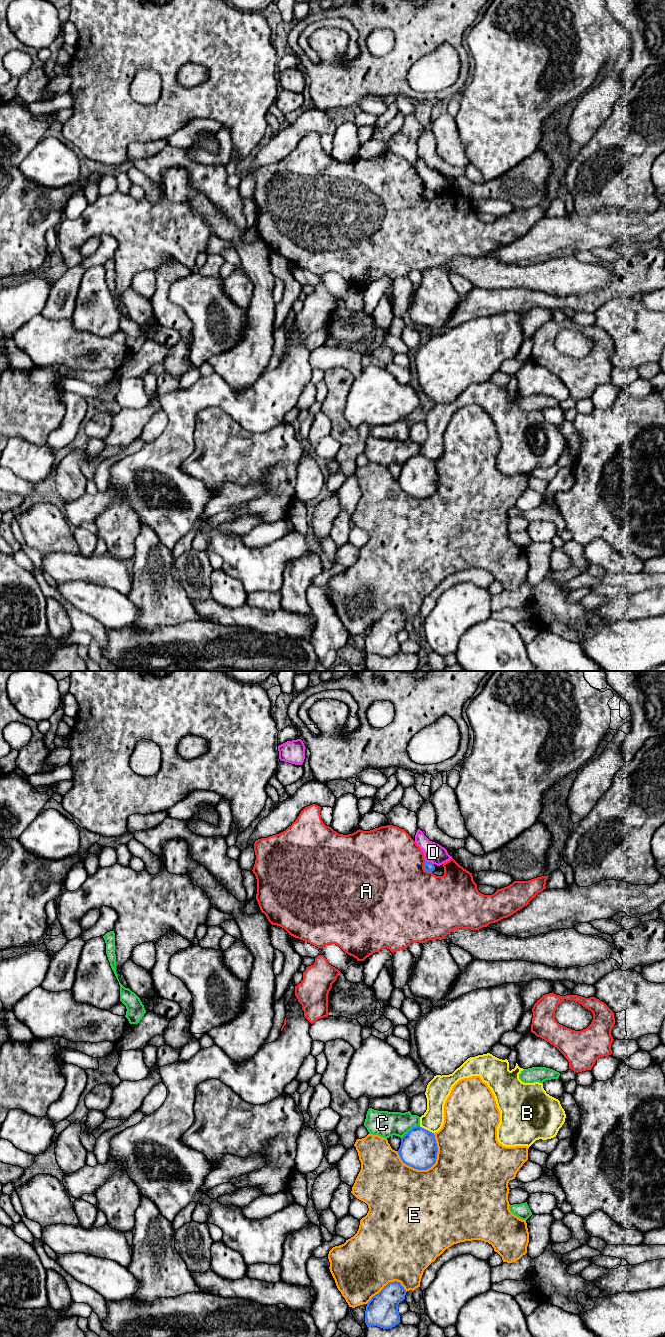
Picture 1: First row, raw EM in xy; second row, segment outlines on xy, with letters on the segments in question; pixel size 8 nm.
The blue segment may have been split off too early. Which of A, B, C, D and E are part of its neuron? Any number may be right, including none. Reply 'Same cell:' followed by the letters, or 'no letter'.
Same cell: no letter

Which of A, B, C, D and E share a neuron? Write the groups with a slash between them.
A / B / C / D / E

